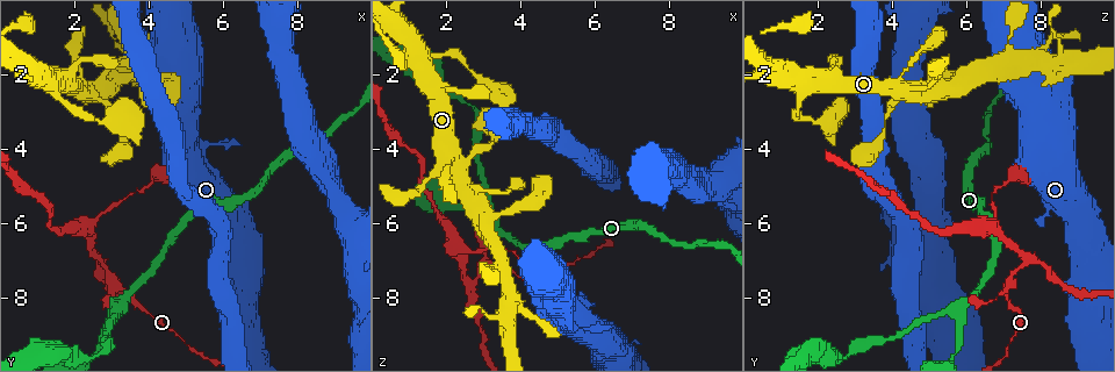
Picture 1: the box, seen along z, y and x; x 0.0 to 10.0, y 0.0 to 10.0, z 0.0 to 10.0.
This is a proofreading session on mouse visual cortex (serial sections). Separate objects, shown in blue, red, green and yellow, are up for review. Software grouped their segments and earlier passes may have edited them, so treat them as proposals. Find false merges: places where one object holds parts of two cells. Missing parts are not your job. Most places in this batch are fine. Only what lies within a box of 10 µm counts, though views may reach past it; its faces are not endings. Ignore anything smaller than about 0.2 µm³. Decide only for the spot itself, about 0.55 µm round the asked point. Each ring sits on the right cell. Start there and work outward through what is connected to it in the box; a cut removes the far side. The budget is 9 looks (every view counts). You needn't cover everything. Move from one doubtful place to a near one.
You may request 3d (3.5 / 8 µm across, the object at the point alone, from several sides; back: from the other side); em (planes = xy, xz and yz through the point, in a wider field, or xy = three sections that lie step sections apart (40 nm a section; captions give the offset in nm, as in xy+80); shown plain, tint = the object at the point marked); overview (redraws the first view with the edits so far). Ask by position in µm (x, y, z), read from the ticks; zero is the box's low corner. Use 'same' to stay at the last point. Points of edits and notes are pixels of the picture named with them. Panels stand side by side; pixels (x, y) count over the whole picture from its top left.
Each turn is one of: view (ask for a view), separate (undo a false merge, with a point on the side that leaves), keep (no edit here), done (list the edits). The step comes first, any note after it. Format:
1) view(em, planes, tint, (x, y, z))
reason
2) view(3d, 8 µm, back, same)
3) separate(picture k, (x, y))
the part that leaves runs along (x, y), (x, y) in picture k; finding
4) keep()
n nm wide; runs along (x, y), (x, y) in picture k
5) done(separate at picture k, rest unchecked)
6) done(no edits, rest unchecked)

view(3d, 3.5 µm, (2.50, 2.55, 4.45))
sudden change in width

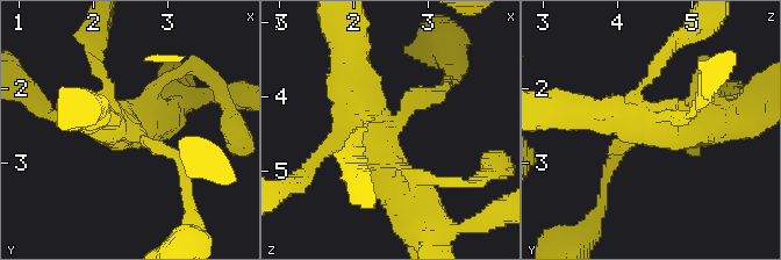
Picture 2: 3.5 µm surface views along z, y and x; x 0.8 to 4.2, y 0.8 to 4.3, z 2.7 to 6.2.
view(em, planes, tint, (2.40, 2.50, 4.45))
now the EM

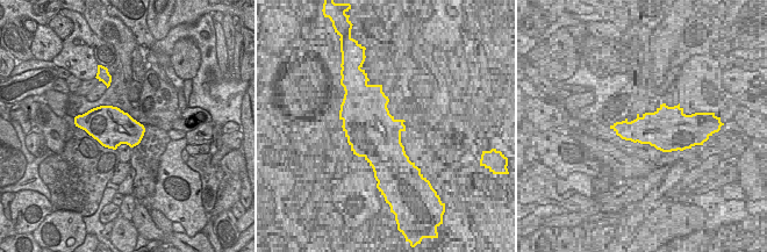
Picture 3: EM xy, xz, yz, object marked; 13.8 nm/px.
keep()
continuous, no second cell

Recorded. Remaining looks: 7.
view(3d, 8 µm, (3.45, 1.70, 7.00))
a fork

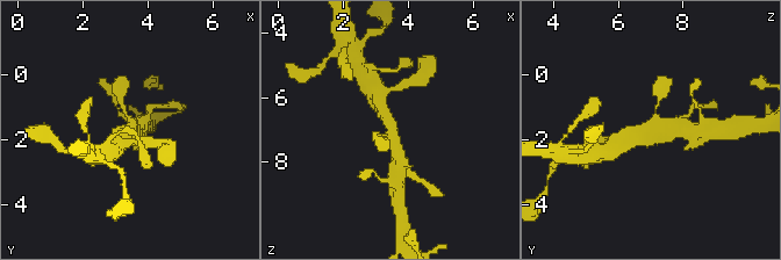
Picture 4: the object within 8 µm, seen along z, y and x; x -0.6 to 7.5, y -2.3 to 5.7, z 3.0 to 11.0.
view(3d, 3.5 µm, back, same)

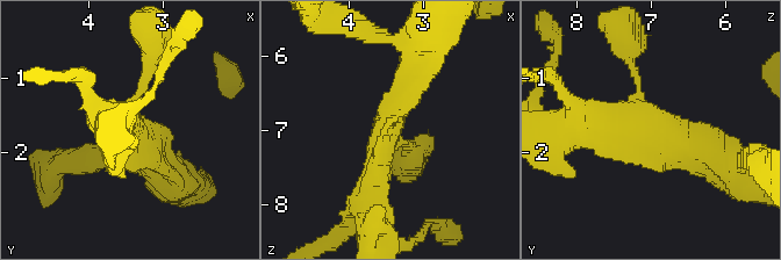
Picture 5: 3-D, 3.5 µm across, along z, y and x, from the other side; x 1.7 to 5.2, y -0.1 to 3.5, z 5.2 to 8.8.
view(em, xy, step 1, tint, (3.45, 1.65, 7.00))

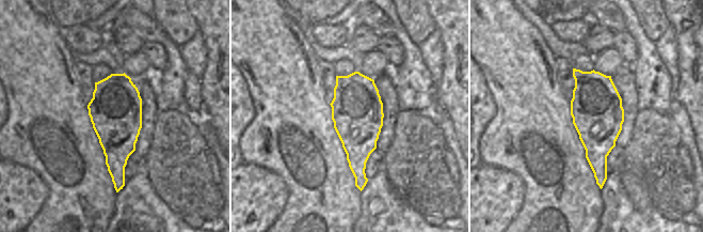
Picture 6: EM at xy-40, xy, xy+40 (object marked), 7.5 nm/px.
keep()
runs along (413, 65), (380, 143), (370, 202) in picture 5; all the same cell

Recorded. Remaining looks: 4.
view(3d, 3.5 µm, (3.00, 3.20, 2.25))
thick turns thin

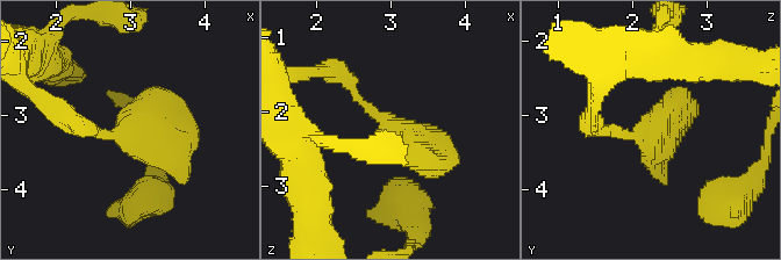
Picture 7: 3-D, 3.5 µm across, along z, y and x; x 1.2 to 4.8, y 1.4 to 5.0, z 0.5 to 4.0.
view(em, xy, step 1, tint, (3.00, 3.20, 2.20))

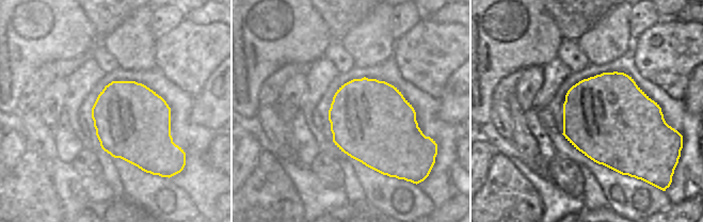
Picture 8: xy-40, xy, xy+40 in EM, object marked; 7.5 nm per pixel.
keep()
continuous, no second cell

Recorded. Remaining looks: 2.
view(3d, 3.5 µm, (2.75, 6.95, 7.60))
a fork

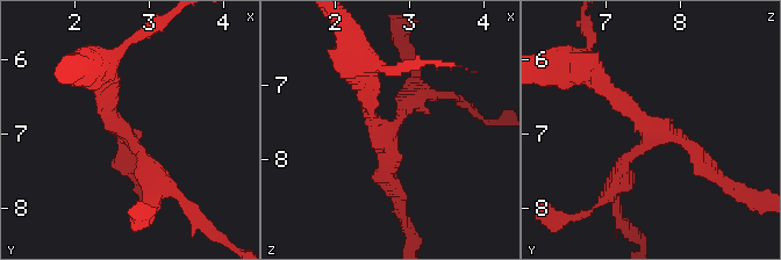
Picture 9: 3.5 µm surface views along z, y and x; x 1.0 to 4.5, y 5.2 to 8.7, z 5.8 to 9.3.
view(em, xy, step 5, tint, (2.70, 7.00, 7.55))
need the tissue

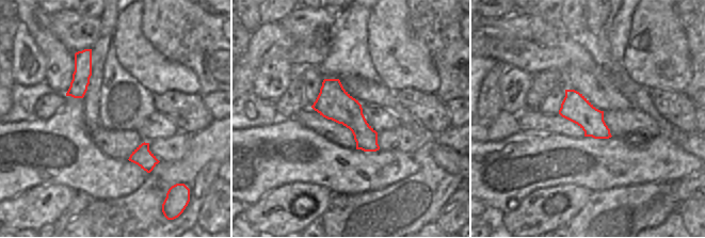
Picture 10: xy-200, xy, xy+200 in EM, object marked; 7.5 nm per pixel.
keep()
runs along (163, 189), (98, 82) in picture 9; all the same cell

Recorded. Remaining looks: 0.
done(no edits, rest unchecked)

